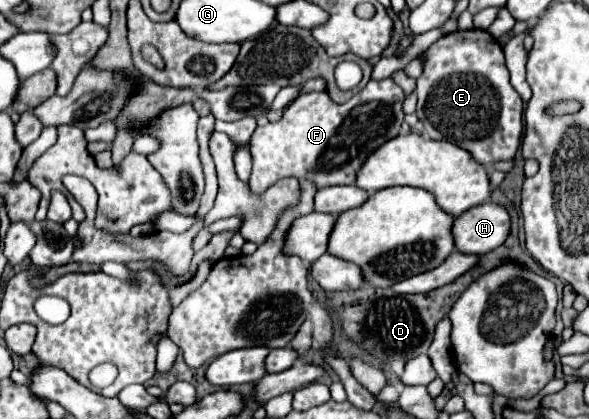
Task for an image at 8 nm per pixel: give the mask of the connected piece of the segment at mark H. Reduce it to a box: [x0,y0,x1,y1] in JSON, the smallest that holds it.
[455,202,511,254]

